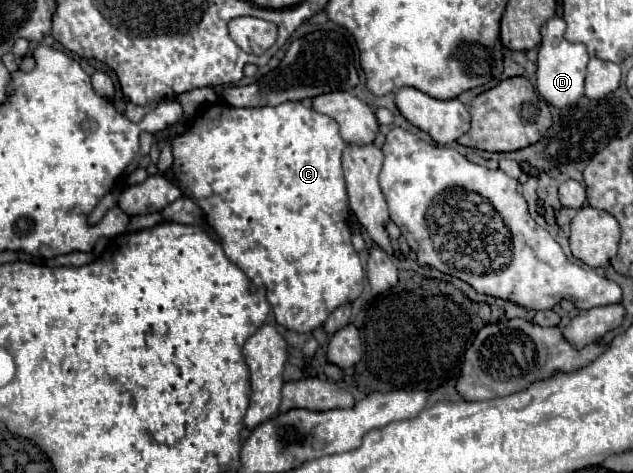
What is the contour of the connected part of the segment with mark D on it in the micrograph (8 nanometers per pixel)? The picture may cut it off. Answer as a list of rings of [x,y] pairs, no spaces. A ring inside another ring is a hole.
[[[553,16],[547,20],[541,28],[541,48],[539,48],[539,60],[537,60],[537,90],[539,94],[553,106],[567,106],[575,104],[583,96],[583,82],[587,74],[587,60],[589,54],[583,44],[573,44],[565,40],[565,20],[561,16]]]

